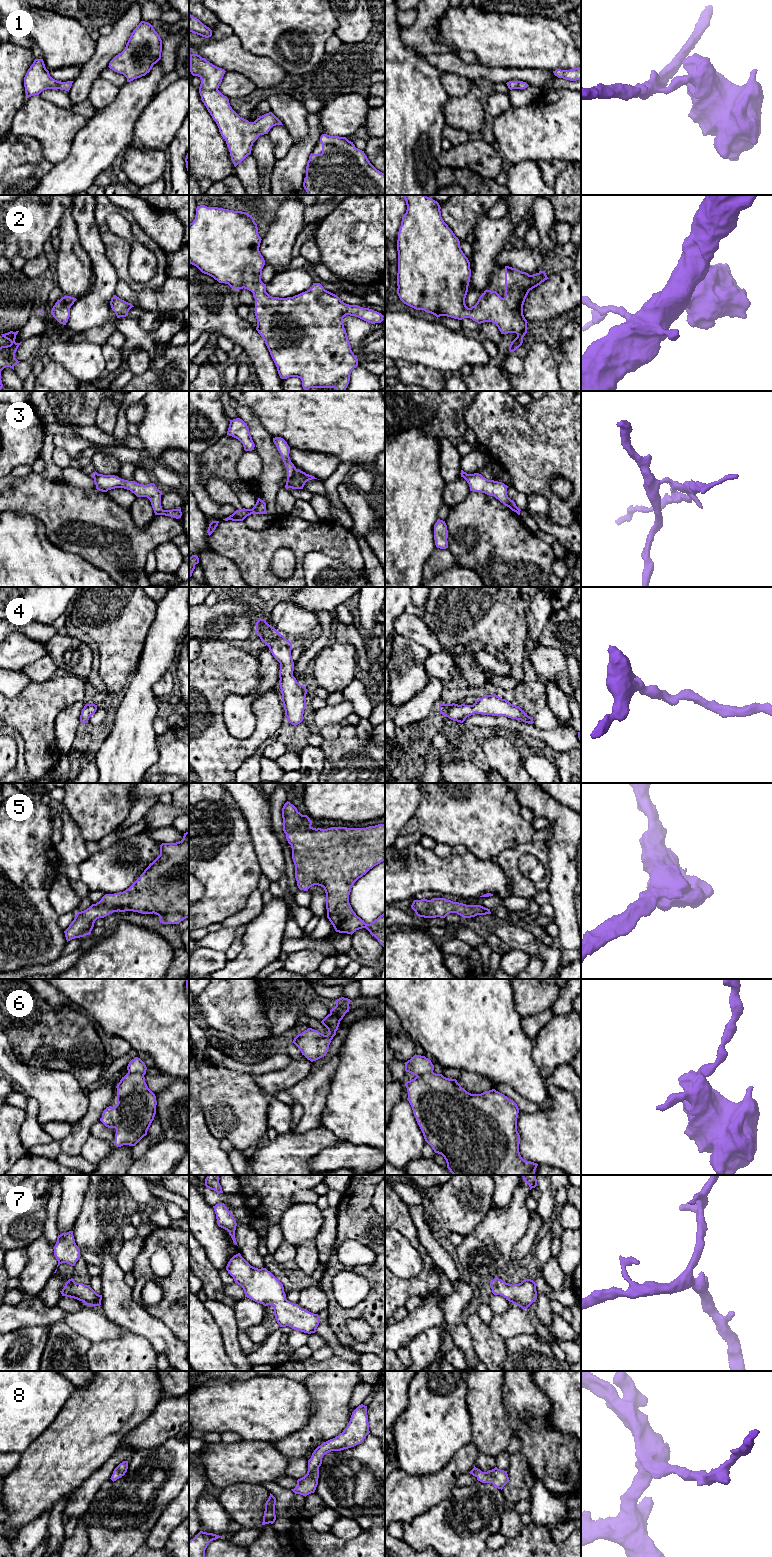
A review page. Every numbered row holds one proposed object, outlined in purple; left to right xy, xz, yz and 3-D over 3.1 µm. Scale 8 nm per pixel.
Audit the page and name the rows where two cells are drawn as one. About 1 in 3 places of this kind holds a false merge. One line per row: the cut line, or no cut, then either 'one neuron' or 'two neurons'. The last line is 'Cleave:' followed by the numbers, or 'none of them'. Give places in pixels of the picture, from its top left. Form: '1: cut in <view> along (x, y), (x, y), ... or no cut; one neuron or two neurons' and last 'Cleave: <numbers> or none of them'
1: no cut; one neuron
2: no cut; one neuron
3: cut in xz along (296, 469), (287, 478); two neurons
4: no cut; one neuron
5: no cut; one neuron
6: cut in yz along (432, 1071), (416, 1077); two neurons
7: no cut; one neuron
8: no cut; one neuron
Cleave: 3, 6

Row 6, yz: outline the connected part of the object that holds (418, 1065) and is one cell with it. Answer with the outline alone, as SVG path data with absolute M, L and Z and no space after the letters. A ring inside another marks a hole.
M415 1054L404 1064L405 1071L415 1075L416 1077L432 1073L434 1070L434 1065L432 1064L431 1060L421 1055Z

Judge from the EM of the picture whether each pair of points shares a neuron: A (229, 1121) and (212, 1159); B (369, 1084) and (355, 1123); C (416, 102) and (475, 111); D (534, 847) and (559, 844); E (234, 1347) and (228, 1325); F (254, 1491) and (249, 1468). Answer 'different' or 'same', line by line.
A: different
B: same
C: different
D: different
E: same
F: different

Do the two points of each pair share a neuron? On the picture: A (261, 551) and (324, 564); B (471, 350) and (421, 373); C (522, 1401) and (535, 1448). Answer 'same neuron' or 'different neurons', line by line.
A: different neurons
B: different neurons
C: same neuron

